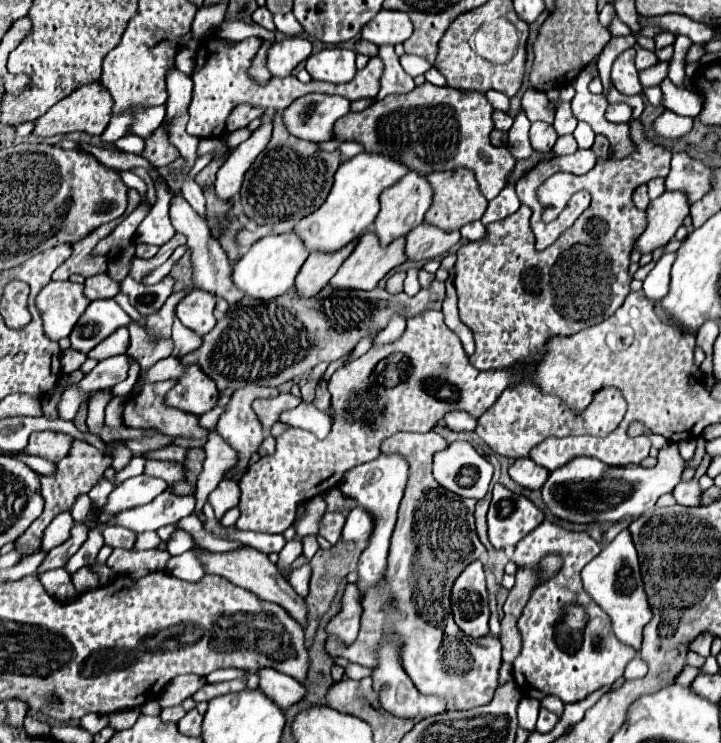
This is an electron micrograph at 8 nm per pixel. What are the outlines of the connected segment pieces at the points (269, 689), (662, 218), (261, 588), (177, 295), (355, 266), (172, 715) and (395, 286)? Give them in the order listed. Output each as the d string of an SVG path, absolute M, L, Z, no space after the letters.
M260 670L260 690L264 690L280 708L290 708L306 696L306 688L294 678L276 670Z
M666 190L660 198L650 202L646 210L648 228L636 240L634 248L646 254L646 252L654 252L656 248L668 244L688 214L690 214L688 198L682 192Z
M244 546L240 550L234 550L234 552L226 552L226 554L214 554L214 552L202 552L202 550L196 550L198 556L202 558L208 574L218 574L218 576L224 576L228 578L232 584L244 588L244 590L250 590L254 592L258 598L262 600L268 600L268 602L274 602L278 606L282 606L292 618L298 621L304 628L306 625L306 605L303 598L300 598L292 586L282 578L282 574L278 572L276 564L272 564L268 560L268 556L264 552L258 552L250 546Z
M174 292L166 304L156 312L156 318L146 318L146 326L148 330L152 330L154 334L160 334L160 336L170 336L172 334L172 320L174 320L174 308L176 304L180 302L180 298L184 296L186 292Z
M374 232L364 234L354 252L332 276L330 284L334 288L354 288L354 290L376 288L376 284L392 268L408 260L404 254L404 242L406 238L396 238L388 246L380 246L380 240L376 238Z
M172 706L172 708L164 708L162 714L160 714L160 718L162 718L164 722L174 722L174 724L178 724L178 720L180 720L184 714L186 714L186 712L184 712L182 706Z
M398 270L394 276L388 278L388 284L386 284L386 290L390 294L398 294L403 291L404 278L406 278L406 272L404 270Z

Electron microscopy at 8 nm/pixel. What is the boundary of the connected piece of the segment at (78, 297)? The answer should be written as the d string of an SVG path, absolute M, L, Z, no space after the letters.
M50 282L36 298L36 306L42 312L44 332L50 340L70 336L74 324L84 314L90 300L84 296L84 286L66 282Z

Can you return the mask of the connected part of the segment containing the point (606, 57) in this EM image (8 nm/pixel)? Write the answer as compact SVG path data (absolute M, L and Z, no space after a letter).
M629 36L611 37L610 41L603 48L597 62L597 68L599 71L600 79L603 84L602 95L607 97L607 93L610 87L610 72L612 65L616 58L631 48L636 43L636 38L633 36L631 39Z

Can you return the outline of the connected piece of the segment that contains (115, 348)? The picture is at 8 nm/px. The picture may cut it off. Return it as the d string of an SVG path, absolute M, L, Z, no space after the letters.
M120 328L114 334L110 334L104 342L100 342L100 346L92 348L86 356L94 358L94 360L104 360L110 356L118 356L118 354L126 354L130 344L130 336L128 336L128 328Z

